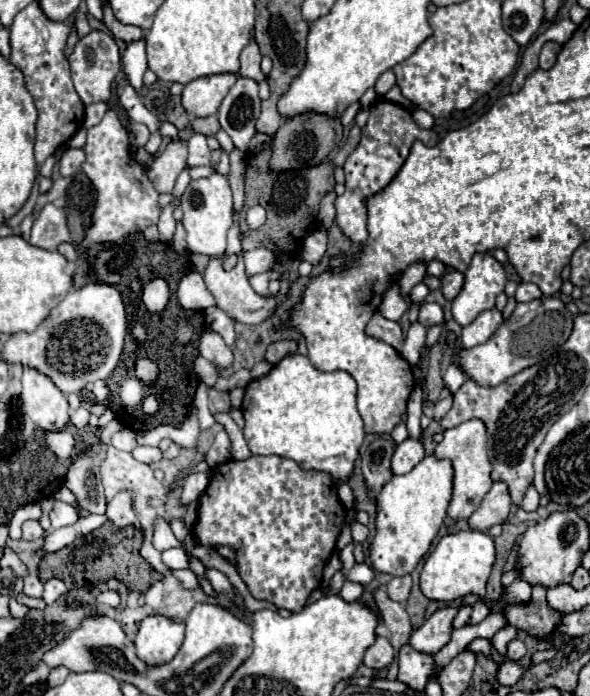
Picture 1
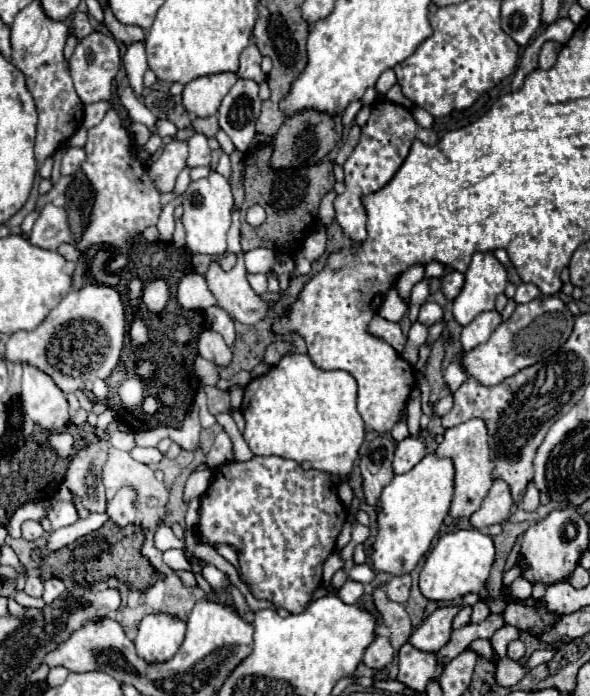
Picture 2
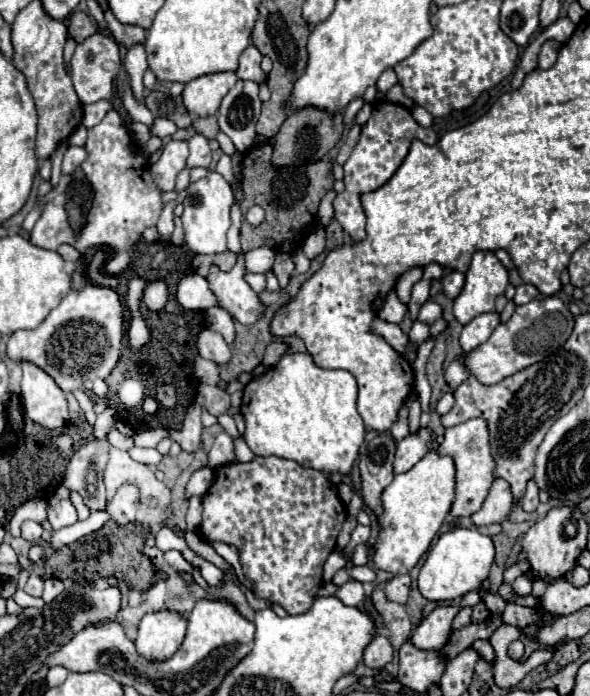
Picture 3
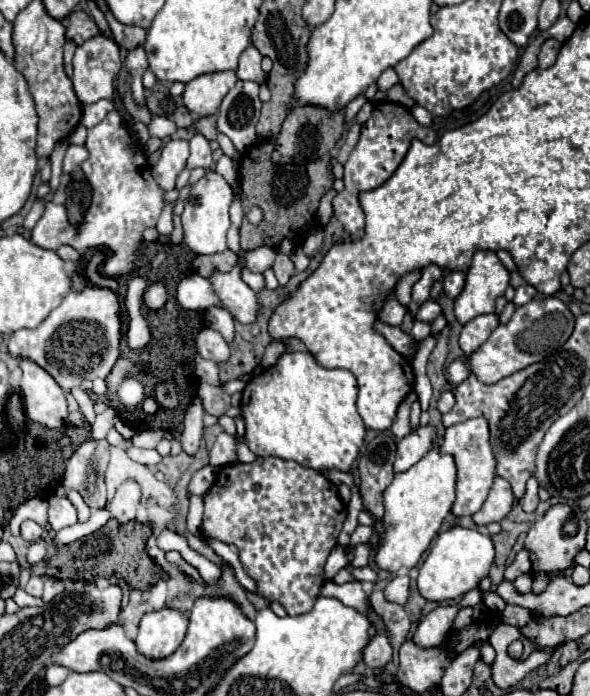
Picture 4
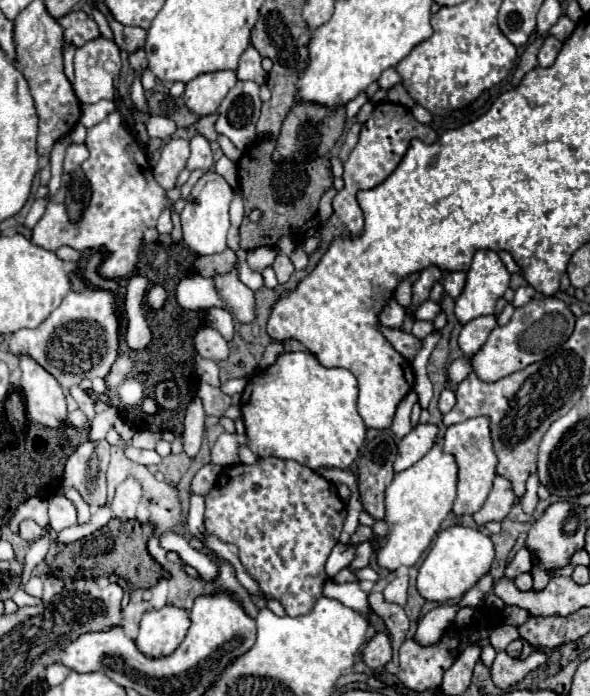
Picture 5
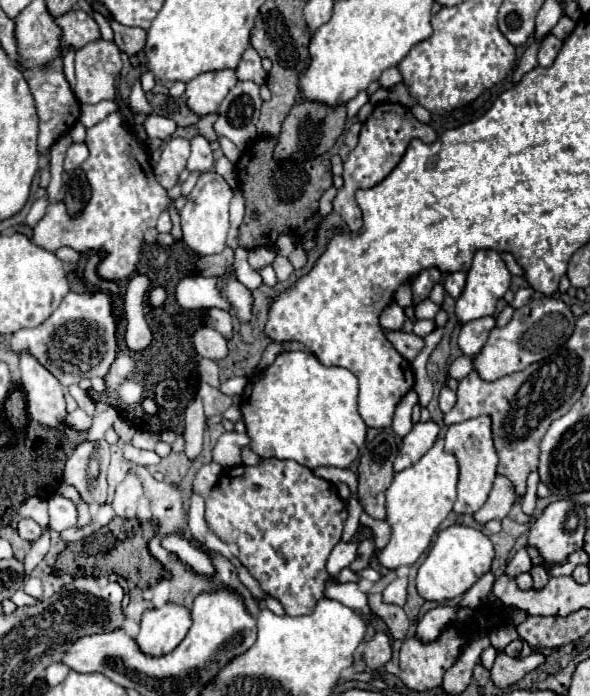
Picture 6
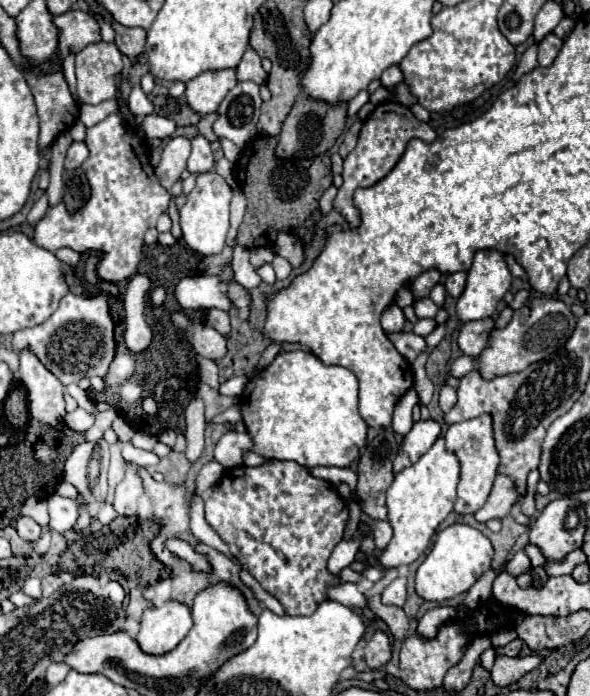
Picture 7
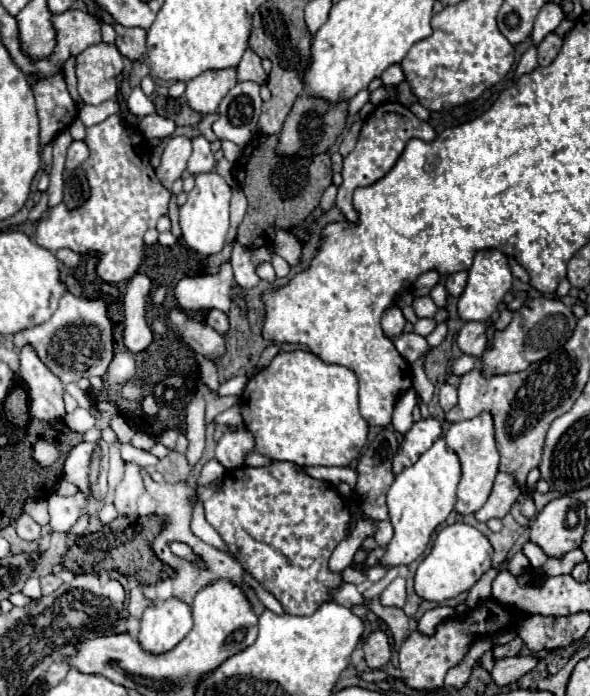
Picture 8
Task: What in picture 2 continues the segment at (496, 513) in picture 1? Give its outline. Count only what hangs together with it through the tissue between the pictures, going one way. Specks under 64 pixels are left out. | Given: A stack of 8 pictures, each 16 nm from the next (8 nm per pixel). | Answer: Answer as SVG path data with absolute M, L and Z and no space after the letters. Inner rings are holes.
M496 480L490 488L490 492L486 494L482 506L470 516L470 524L476 530L484 530L492 524L502 524L512 508L512 496L510 496L510 488L504 480Z

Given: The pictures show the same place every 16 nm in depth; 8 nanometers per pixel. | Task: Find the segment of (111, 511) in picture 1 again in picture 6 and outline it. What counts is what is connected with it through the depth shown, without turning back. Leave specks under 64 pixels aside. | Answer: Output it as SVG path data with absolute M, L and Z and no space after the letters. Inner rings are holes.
M130 474L118 488L112 500L112 510L116 512L116 516L120 518L134 518L136 516L136 506L138 500L142 496L142 484L138 478L134 478L134 474Z

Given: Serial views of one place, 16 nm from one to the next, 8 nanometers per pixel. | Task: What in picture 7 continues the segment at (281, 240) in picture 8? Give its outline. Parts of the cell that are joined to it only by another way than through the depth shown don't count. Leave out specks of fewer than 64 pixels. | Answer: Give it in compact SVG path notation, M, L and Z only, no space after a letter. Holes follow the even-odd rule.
M280 232L278 238L276 238L276 244L274 244L274 250L278 250L280 256L288 258L288 262L298 268L304 264L304 250L302 250L302 242L298 242L292 234L286 234L286 232Z

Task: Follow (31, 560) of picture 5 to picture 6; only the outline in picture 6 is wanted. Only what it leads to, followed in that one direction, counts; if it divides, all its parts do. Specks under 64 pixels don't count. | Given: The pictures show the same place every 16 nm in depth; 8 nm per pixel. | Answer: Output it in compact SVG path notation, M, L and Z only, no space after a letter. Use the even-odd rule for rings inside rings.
M47 531L44 535L41 536L31 547L30 551L25 556L25 576L24 581L29 579L32 570L35 566L43 560L44 556L50 548L50 534Z

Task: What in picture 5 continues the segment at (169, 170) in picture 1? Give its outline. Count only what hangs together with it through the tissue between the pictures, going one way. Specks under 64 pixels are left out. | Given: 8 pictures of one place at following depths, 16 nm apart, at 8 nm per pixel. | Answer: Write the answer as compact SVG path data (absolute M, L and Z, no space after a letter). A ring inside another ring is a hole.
M172 138L172 140L166 142L166 146L162 148L162 156L160 156L158 164L152 168L152 174L154 174L156 182L164 190L172 190L174 188L178 174L186 168L188 156L190 156L188 140Z

